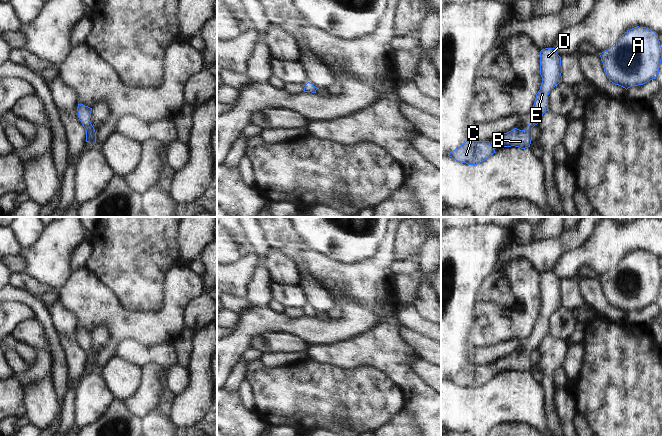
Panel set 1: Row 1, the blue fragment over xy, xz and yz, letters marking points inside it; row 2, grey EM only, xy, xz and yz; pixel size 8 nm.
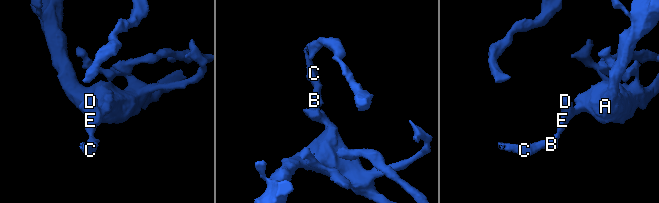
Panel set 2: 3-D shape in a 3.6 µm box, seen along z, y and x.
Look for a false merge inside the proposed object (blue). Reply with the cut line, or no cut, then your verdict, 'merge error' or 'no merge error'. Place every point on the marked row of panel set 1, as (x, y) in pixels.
cut none; no merge error

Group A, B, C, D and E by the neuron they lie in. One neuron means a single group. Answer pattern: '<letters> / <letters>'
A B C D E

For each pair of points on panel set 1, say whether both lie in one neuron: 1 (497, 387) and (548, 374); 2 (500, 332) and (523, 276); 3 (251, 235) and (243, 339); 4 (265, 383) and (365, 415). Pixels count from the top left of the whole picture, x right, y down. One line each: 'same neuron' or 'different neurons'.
1: different neurons
2: same neuron
3: different neurons
4: same neuron

